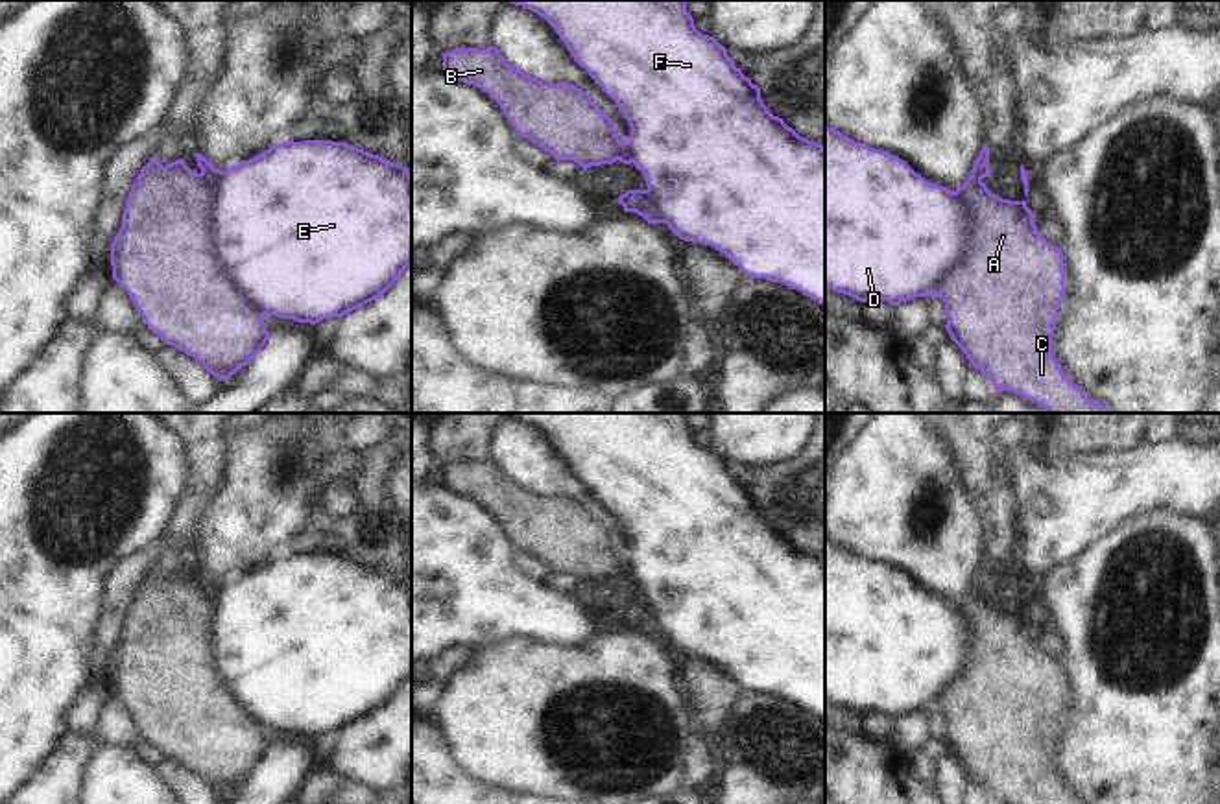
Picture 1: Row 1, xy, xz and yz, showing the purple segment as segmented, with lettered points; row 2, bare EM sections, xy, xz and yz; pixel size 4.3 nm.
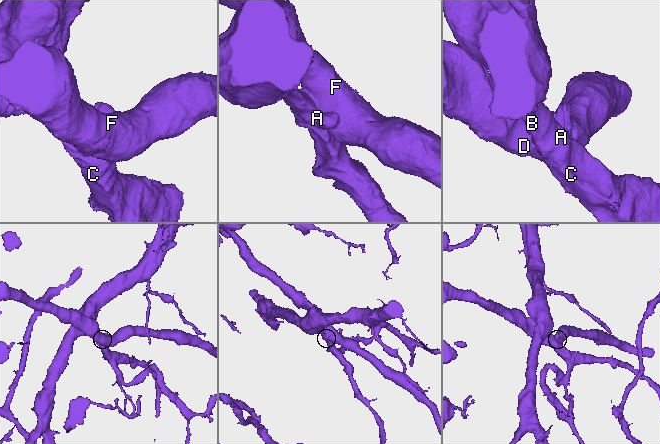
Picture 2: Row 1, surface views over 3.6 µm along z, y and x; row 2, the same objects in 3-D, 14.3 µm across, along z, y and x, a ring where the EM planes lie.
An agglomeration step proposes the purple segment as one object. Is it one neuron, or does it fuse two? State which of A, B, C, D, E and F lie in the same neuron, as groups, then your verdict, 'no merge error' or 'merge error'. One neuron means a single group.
A B C / D E F | merge error

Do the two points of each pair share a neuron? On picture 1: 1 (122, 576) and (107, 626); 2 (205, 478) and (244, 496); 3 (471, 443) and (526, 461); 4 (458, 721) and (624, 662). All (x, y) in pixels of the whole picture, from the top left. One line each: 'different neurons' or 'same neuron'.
1: same neuron
2: different neurons
3: different neurons
4: same neuron

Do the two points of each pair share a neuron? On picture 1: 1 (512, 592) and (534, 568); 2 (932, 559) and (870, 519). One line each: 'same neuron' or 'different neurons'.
1: different neurons
2: same neuron

